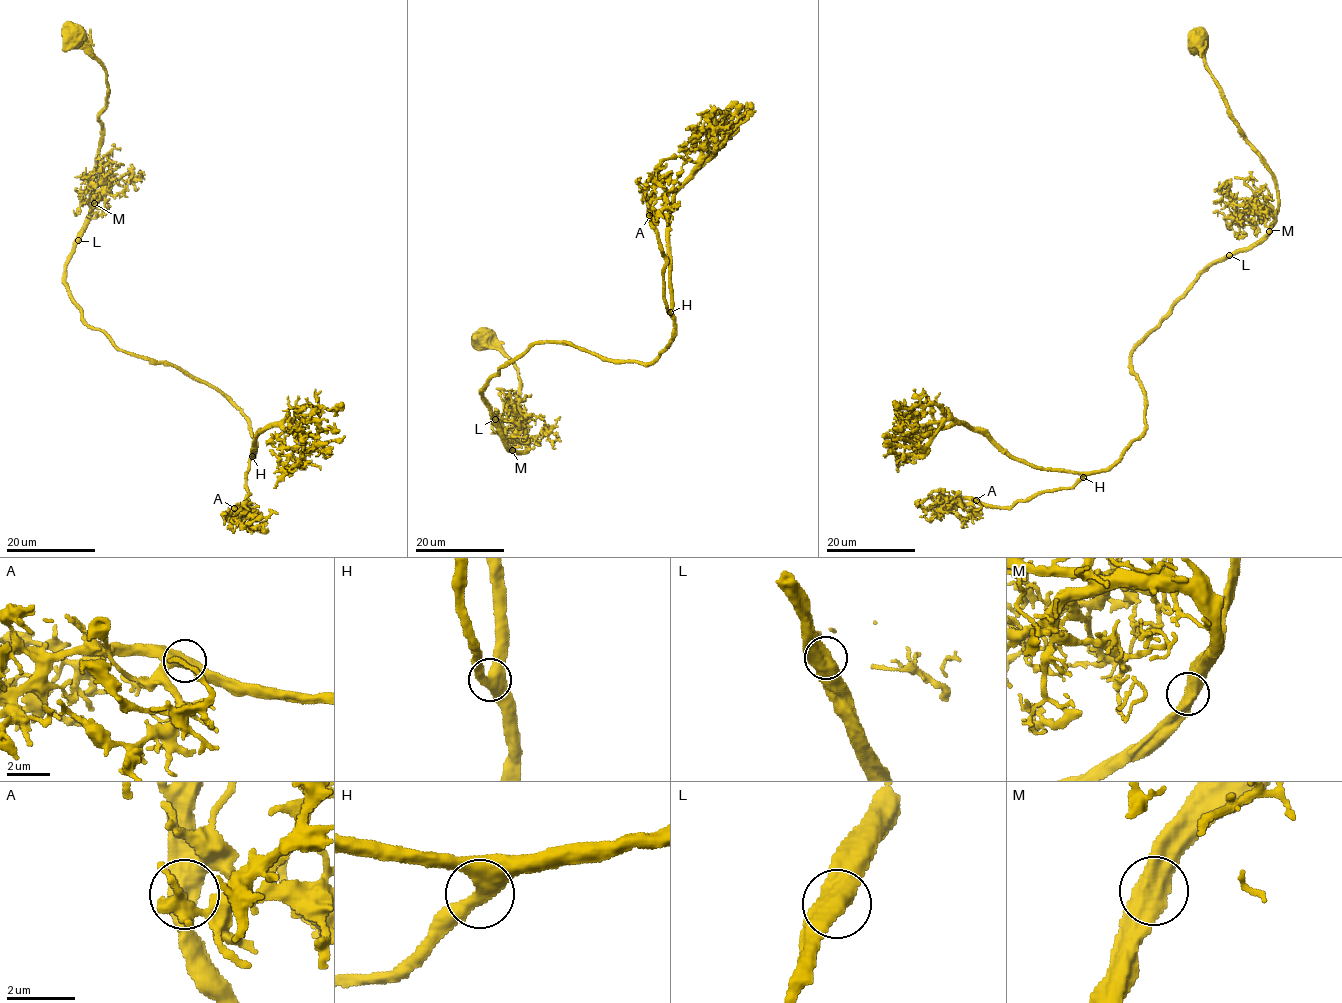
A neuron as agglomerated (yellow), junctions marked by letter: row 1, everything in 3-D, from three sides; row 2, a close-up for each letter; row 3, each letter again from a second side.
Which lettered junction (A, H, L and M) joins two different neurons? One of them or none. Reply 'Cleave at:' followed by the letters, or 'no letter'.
Cleave at: no letter

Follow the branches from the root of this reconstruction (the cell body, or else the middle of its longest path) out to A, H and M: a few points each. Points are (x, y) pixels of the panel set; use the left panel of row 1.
A: (73, 36), (107, 100), (101, 192), (65, 288), (118, 349), (206, 381), (249, 422), (249, 494), (234, 508)
H: (73, 36), (108, 94), (101, 192), (68, 294), (118, 349), (220, 389), (249, 422), (252, 456)
M: (73, 36), (102, 66), (108, 87), (107, 102), (99, 113), (101, 145), (97, 162), (101, 192), (94, 203)

